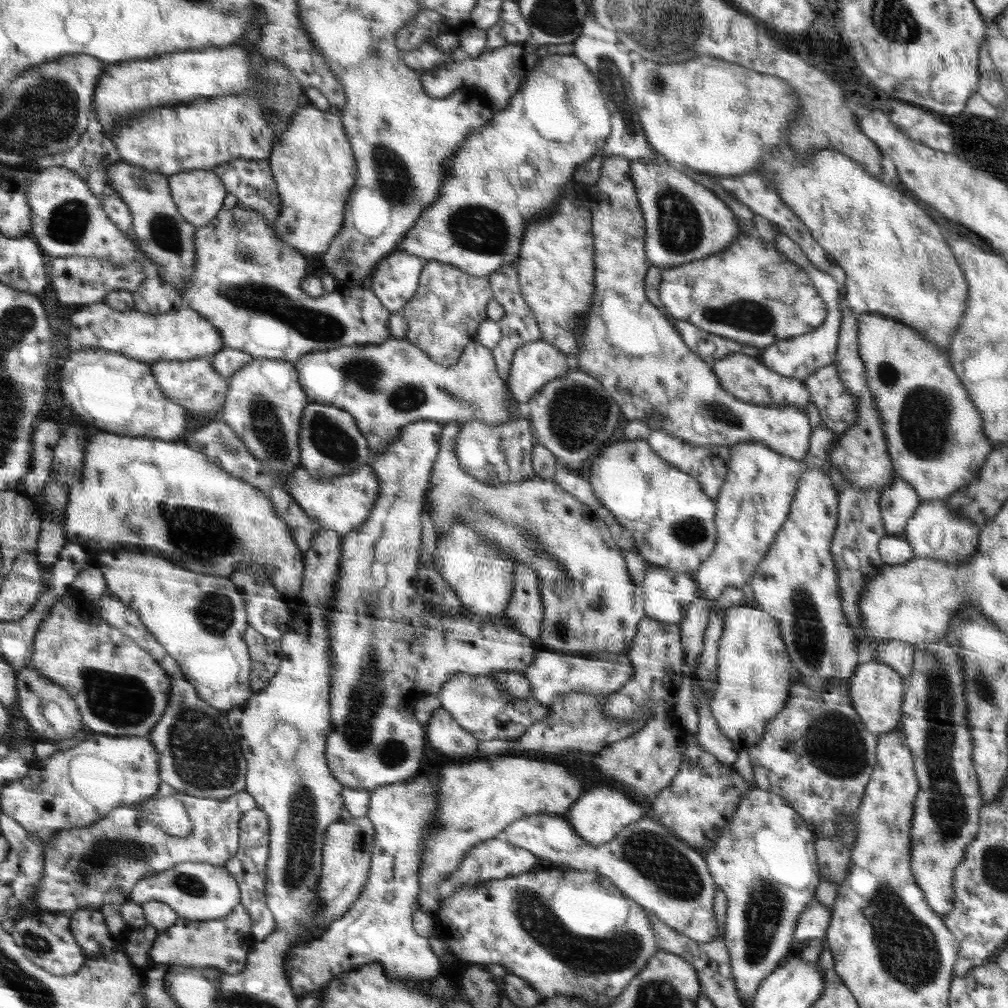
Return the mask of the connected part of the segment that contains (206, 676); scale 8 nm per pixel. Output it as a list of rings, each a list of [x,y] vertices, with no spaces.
[[[137,550],[99,551],[94,564],[102,571],[107,590],[114,592],[128,608],[136,612],[166,652],[179,661],[186,680],[195,685],[199,696],[210,707],[228,712],[251,698],[254,693],[250,686],[252,659],[244,640],[244,632],[250,622],[247,620],[246,602],[228,577],[195,573],[155,553]]]

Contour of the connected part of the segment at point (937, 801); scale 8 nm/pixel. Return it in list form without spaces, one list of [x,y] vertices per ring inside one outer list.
[[[945,639],[915,645],[913,671],[906,680],[901,704],[903,716],[899,727],[905,745],[913,756],[913,767],[919,785],[910,831],[911,871],[928,906],[941,917],[946,916],[954,906],[955,868],[963,860],[968,844],[971,844],[979,831],[979,812],[983,805],[972,760],[974,743],[968,731],[968,706],[961,660],[953,649],[954,645],[953,641],[945,642]]]

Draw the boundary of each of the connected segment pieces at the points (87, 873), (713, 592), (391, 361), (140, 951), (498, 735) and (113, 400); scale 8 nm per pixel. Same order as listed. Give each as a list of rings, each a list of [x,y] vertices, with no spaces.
[[[243,791],[225,799],[190,796],[186,793],[182,801],[189,819],[193,824],[193,833],[180,838],[171,833],[164,834],[143,812],[144,801],[133,805],[124,805],[110,811],[104,818],[87,827],[74,827],[58,831],[44,847],[44,861],[39,883],[35,888],[33,902],[39,913],[43,911],[75,911],[76,909],[99,909],[103,904],[122,905],[130,900],[134,886],[144,876],[150,876],[170,870],[183,862],[205,862],[222,866],[239,851],[239,820],[243,812],[257,806],[255,797]]]
[[[741,440],[730,448],[730,460],[724,484],[714,498],[716,504],[716,515],[713,516],[717,534],[716,544],[710,556],[693,573],[700,598],[714,600],[728,587],[742,589],[749,584],[753,573],[760,561],[766,556],[772,541],[776,538],[778,531],[782,528],[784,521],[790,513],[799,478],[803,471],[803,461],[781,455],[774,449],[752,440]]]
[[[391,337],[380,344],[343,346],[326,351],[312,351],[294,361],[307,400],[310,403],[330,403],[347,409],[355,417],[358,427],[368,440],[370,453],[377,455],[391,445],[402,428],[417,420],[433,420],[442,425],[448,422],[466,423],[479,420],[490,426],[507,422],[513,406],[507,403],[503,377],[496,369],[494,350],[480,344],[476,338],[467,344],[462,358],[454,366],[438,365],[423,349],[411,341]]]
[[[146,925],[139,929],[134,929],[129,934],[124,952],[127,952],[135,972],[147,972],[151,967],[149,952],[154,944],[158,931],[152,925]]]
[[[455,675],[443,684],[443,690],[438,693],[438,697],[441,708],[451,713],[458,724],[478,741],[514,740],[523,736],[536,721],[544,719],[550,713],[547,705],[538,703],[533,696],[517,699],[512,695],[505,695],[501,686],[494,684],[493,678],[486,675]]]
[[[83,348],[71,352],[62,362],[62,380],[60,380],[60,392],[66,408],[78,416],[79,420],[88,420],[88,426],[96,426],[102,430],[119,435],[149,439],[162,439],[168,441],[180,441],[186,434],[186,410],[184,406],[176,404],[165,396],[155,374],[152,374],[151,364],[134,360],[120,352],[112,352],[102,348]]]

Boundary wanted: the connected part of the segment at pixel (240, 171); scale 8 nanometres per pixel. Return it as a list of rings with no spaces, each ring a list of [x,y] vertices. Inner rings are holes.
[[[268,158],[260,160],[234,159],[219,164],[213,171],[227,187],[227,194],[238,198],[237,207],[248,212],[257,212],[260,216],[273,221],[281,209],[275,180],[268,162]]]

